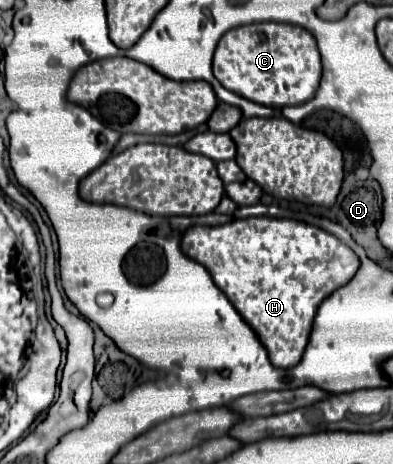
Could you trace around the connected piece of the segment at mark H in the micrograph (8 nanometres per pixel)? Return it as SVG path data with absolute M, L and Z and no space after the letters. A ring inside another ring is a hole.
M275 217L235 219L219 227L201 227L201 225L189 227L183 233L181 249L187 257L207 267L215 285L227 295L227 299L241 313L241 317L245 315L243 319L255 329L257 337L261 339L261 343L269 353L271 363L275 367L285 369L301 361L321 301L327 299L341 285L347 285L361 265L359 257L335 235L303 221L275 219Z

